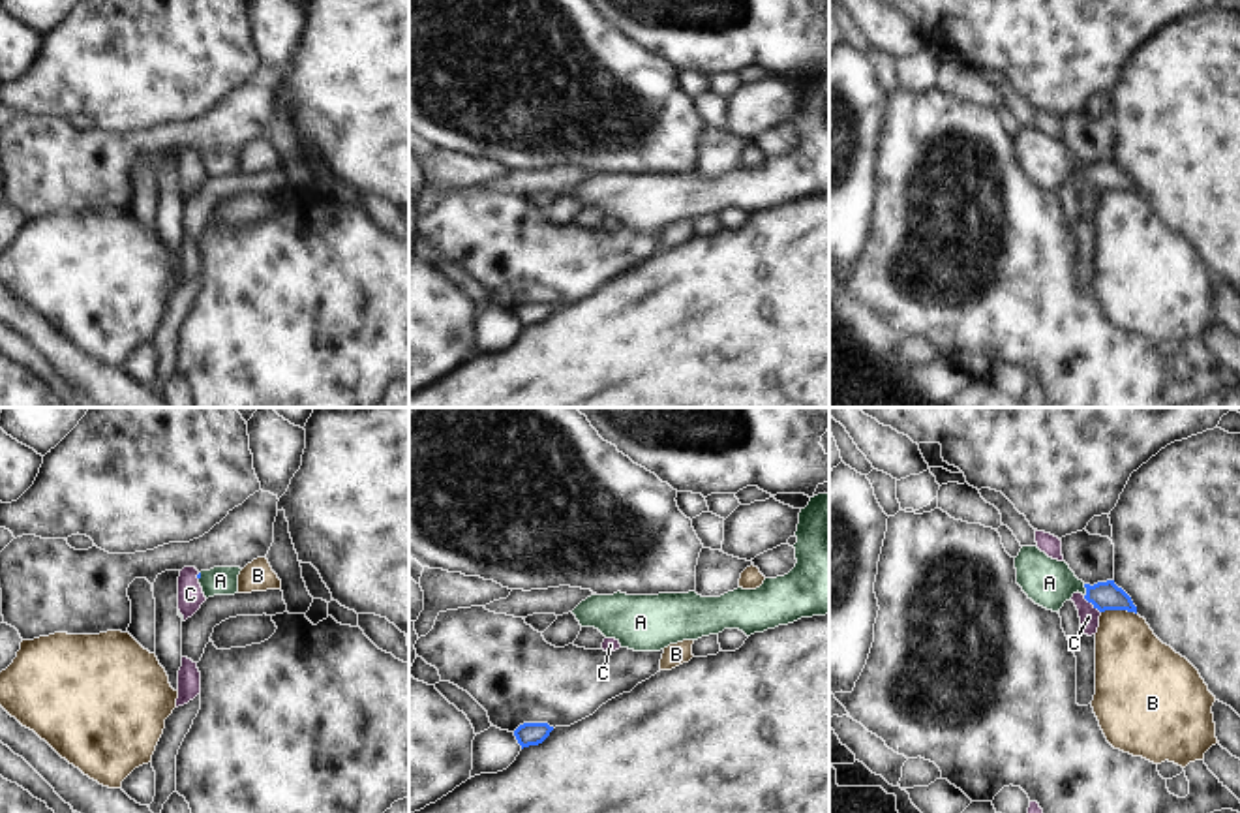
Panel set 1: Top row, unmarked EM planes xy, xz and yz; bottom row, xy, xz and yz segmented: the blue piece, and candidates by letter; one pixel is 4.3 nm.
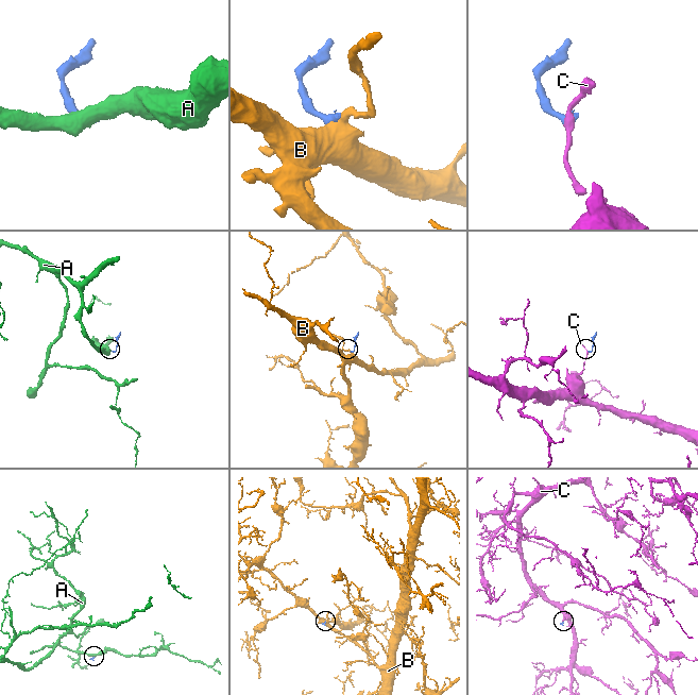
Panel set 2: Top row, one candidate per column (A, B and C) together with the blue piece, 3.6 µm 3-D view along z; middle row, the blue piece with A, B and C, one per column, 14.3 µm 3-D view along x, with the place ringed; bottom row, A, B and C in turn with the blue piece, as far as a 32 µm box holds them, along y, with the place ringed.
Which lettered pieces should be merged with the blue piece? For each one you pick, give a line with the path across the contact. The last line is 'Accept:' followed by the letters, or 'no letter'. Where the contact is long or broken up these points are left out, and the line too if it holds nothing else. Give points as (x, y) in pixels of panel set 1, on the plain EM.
A: runs through yz (1105, 175), (1087, 169), (1077, 164), (1049, 162)
Accept: A

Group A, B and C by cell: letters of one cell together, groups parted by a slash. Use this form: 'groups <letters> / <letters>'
groups A / B / C

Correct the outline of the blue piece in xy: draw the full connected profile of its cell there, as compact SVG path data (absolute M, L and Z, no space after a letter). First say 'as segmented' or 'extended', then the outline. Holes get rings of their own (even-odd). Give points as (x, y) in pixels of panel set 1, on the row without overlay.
extended; M214 146L197 154L204 176L238 173L240 146Z

